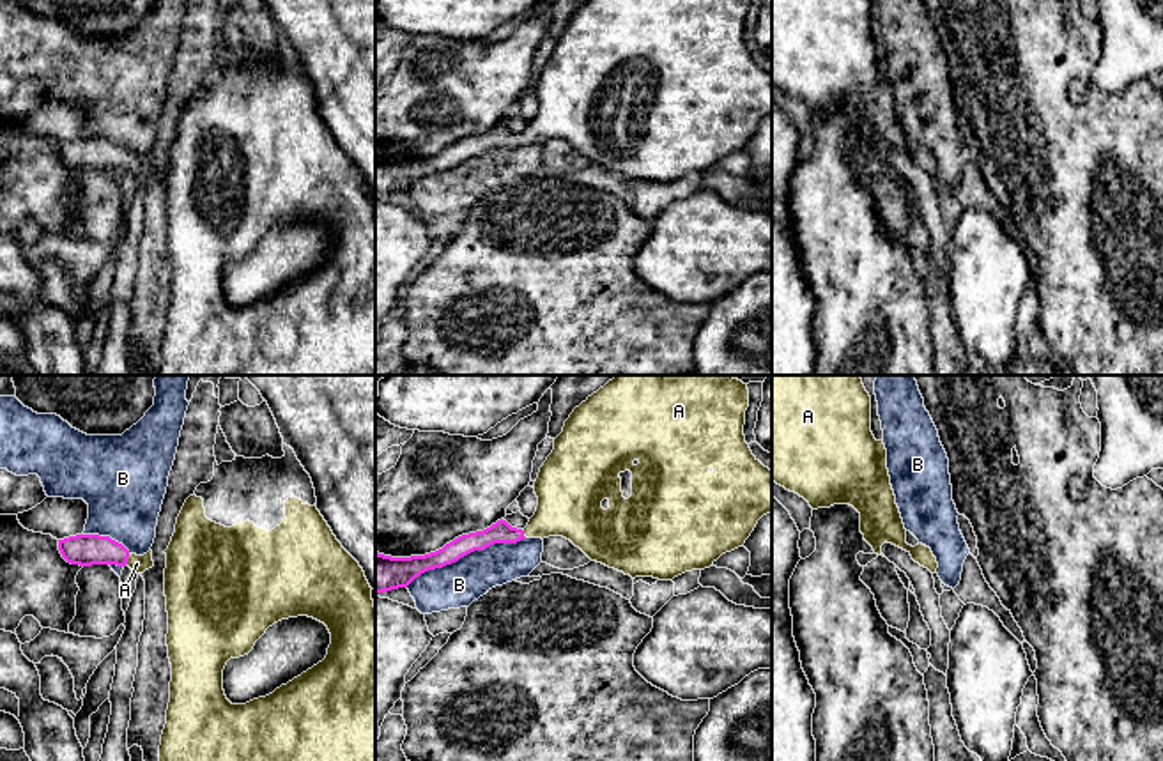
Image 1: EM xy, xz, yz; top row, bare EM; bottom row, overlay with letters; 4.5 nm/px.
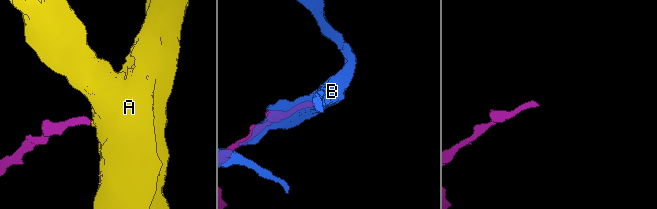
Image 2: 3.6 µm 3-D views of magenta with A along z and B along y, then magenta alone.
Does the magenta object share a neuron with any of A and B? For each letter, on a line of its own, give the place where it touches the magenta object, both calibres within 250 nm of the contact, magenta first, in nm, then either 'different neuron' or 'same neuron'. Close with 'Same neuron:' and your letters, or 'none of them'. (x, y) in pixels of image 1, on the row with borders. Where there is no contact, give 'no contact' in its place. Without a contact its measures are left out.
A: xy (126, 560) | 140/80 nm | same neuron
B: xz (464, 554) | 100/200 nm | different neuron
Same neuron: A

